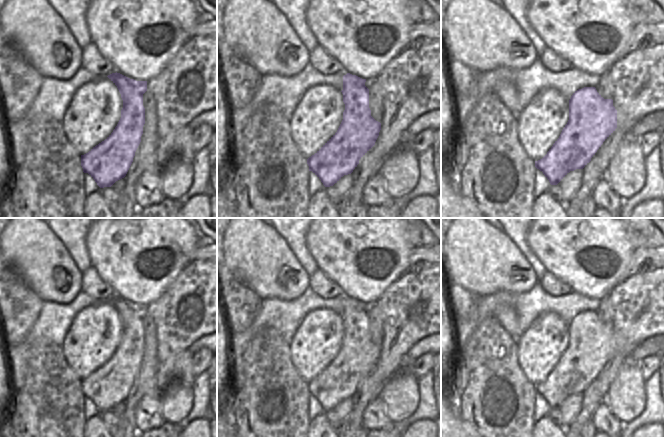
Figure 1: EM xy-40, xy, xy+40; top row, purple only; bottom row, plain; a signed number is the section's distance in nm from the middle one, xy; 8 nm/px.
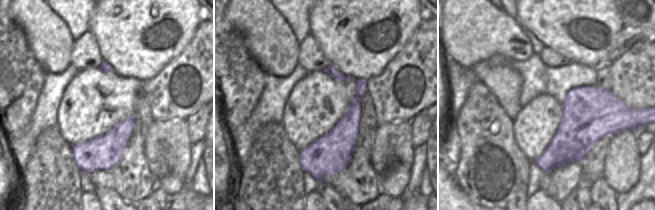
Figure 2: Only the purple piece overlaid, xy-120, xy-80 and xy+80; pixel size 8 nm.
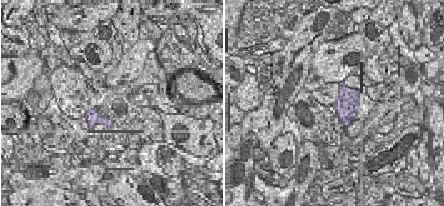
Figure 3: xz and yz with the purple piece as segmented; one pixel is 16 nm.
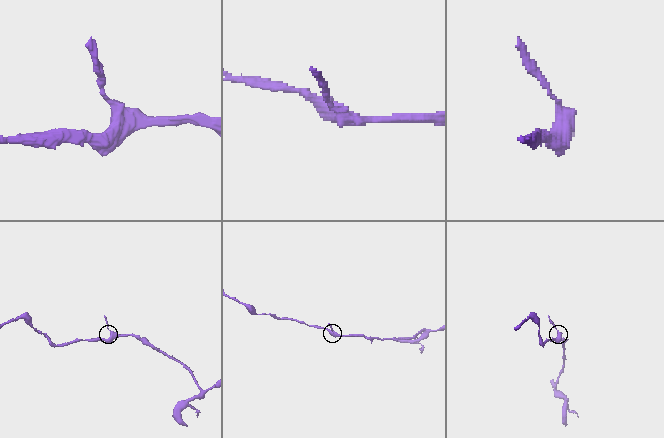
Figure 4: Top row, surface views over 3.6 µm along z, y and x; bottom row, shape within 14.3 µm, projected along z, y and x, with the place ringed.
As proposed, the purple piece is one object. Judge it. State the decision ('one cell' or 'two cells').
one cell

